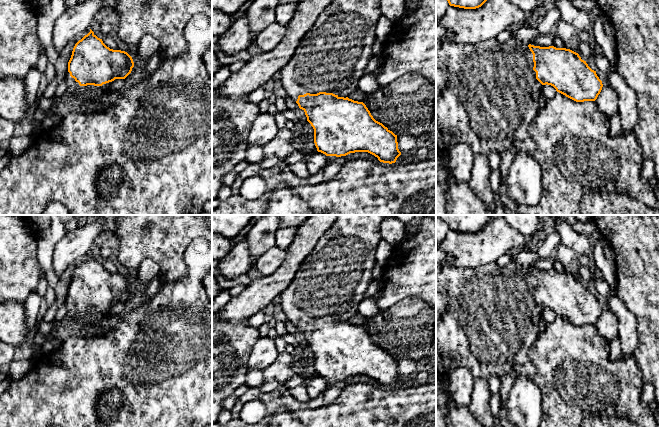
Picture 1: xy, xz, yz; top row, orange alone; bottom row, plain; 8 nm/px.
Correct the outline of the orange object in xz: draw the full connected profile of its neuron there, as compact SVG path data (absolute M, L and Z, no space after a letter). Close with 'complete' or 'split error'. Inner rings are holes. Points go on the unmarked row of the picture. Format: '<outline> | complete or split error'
M337 215L333 225L321 236L313 251L301 263L294 279L280 295L286 317L305 336L307 345L314 353L317 375L326 380L341 381L355 376L368 376L380 386L392 388L401 379L397 359L376 345L363 326L338 320L366 298L365 292L373 280L376 248L382 239L380 224L385 218L394 216L396 215Z | split error

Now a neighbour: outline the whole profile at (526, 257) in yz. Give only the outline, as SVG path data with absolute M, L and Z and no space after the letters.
M523 250L520 253L511 252L500 256L496 263L500 267L507 267L512 261L519 260L522 269L529 269L530 266L538 260L537 252L530 250Z

